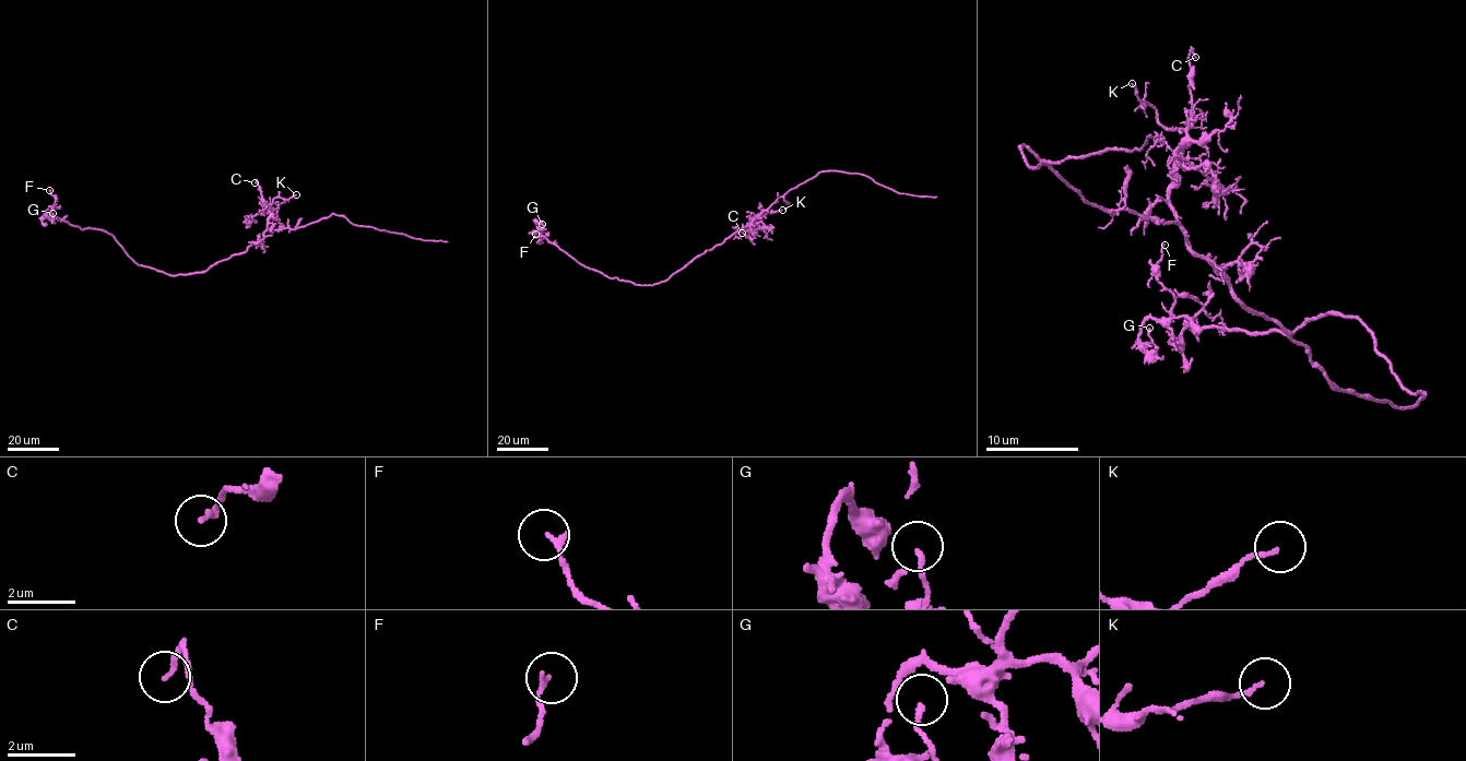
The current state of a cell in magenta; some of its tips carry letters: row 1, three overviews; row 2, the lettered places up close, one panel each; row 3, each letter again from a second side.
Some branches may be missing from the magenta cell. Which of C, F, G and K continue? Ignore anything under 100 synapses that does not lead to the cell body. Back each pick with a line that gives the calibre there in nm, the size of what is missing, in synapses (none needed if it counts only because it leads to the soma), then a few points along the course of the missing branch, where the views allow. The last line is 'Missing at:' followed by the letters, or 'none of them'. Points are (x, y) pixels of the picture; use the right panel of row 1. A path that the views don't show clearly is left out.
Missing at: none of them

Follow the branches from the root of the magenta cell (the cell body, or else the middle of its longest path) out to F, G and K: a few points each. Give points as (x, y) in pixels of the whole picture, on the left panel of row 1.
F: (228, 258), (202, 272), (173, 276), (138, 265), (111, 235), (55, 216), (56, 198), (49, 190)
G: (228, 258), (202, 272), (170, 275), (138, 265), (104, 230), (81, 229), (46, 212), (49, 220), (52, 213)
K: (228, 258), (244, 252), (263, 238), (269, 209), (274, 199), (287, 200), (296, 194)

